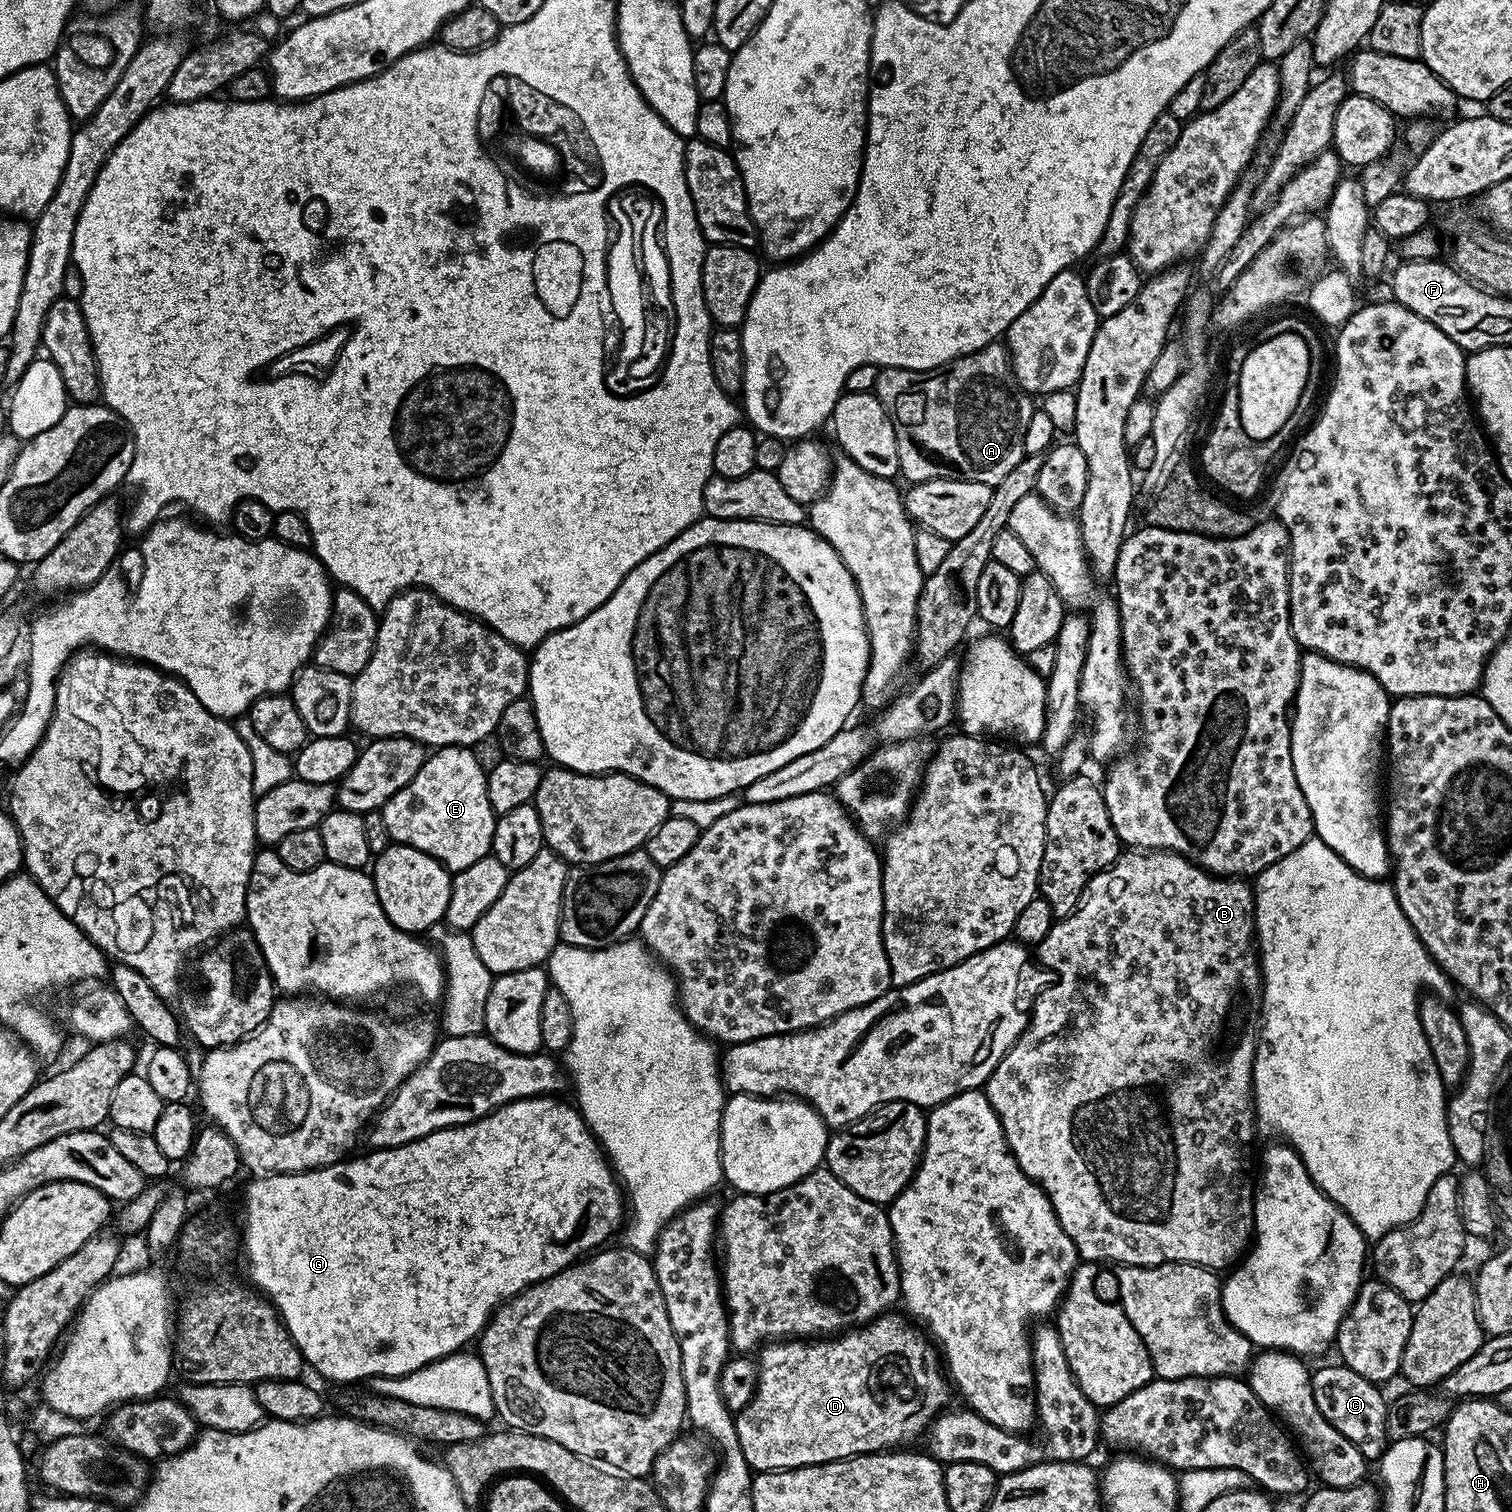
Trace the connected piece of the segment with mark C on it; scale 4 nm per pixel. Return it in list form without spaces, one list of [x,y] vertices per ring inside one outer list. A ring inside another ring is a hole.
[[[1343,1363],[1328,1364],[1311,1373],[1312,1393],[1318,1410],[1322,1410],[1322,1418],[1338,1430],[1364,1455],[1365,1461],[1376,1462],[1384,1455],[1390,1441],[1386,1430],[1386,1414],[1389,1401],[1379,1392],[1373,1381],[1362,1378],[1362,1374],[1354,1374],[1354,1370],[1345,1368]]]

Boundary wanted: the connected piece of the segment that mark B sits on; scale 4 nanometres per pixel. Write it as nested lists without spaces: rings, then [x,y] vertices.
[[[1128,850],[1121,855],[1116,863],[1109,868],[1102,869],[1098,875],[1091,876],[1088,885],[1081,892],[1075,908],[1067,916],[1057,919],[1046,938],[1038,945],[1040,960],[1057,976],[1056,984],[1052,984],[1036,1000],[1032,1012],[1030,1008],[1030,1023],[1024,1033],[1014,1042],[1014,1046],[998,1062],[992,1071],[991,1078],[986,1081],[986,1095],[990,1106],[998,1114],[1000,1125],[1012,1157],[1018,1162],[1020,1169],[1031,1180],[1040,1185],[1040,1189],[1047,1194],[1052,1204],[1054,1214],[1076,1243],[1079,1259],[1084,1262],[1105,1262],[1109,1260],[1112,1266],[1133,1264],[1134,1266],[1154,1266],[1155,1264],[1197,1264],[1203,1268],[1213,1270],[1227,1269],[1241,1259],[1242,1253],[1249,1247],[1250,1237],[1254,1232],[1254,1168],[1252,1172],[1252,1135],[1255,1134],[1258,1124],[1256,1121],[1256,1105],[1252,1099],[1252,1063],[1256,1057],[1256,1042],[1258,1029],[1262,1019],[1262,997],[1264,982],[1260,975],[1260,957],[1256,943],[1256,893],[1253,885],[1244,878],[1229,878],[1227,876],[1213,876],[1204,871],[1197,864],[1179,856],[1177,852],[1162,852],[1159,850]]]

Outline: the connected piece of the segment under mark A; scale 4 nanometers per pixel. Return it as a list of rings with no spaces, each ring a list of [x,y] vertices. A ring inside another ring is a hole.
[[[993,342],[965,356],[925,372],[905,368],[881,368],[876,396],[892,420],[898,442],[899,475],[912,484],[927,480],[973,480],[996,485],[1024,457],[1026,426],[1034,411],[1033,397],[1021,388],[1012,369],[1012,357],[1003,343]]]

